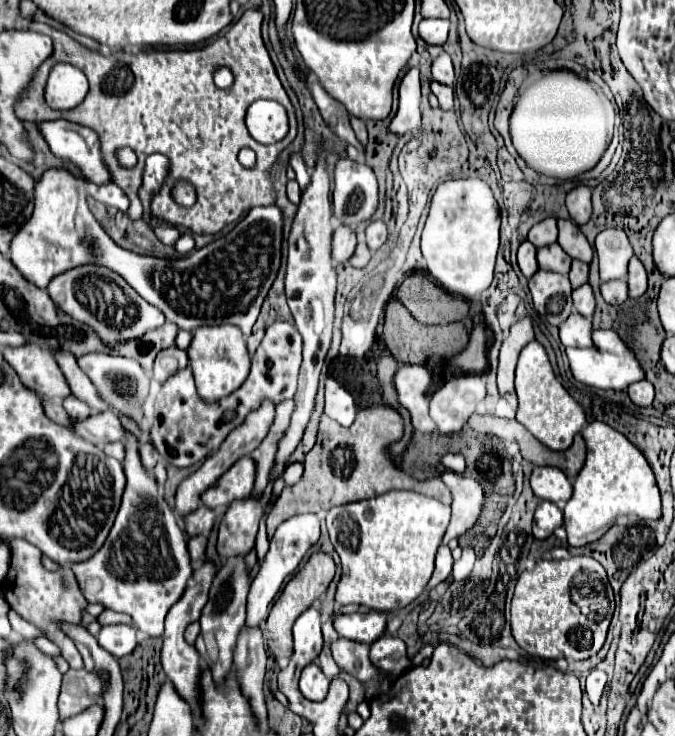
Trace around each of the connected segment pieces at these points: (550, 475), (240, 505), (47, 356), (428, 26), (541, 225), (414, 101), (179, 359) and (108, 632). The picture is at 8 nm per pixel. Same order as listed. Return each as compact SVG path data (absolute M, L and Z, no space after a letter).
M536 466L530 476L534 494L548 502L566 502L572 496L572 484L566 474L552 466Z
M252 498L236 500L228 506L224 520L218 530L218 556L224 562L234 556L248 556L254 548L258 522L260 522L260 502Z
M24 344L18 348L6 346L2 354L6 362L16 370L24 386L36 394L44 398L66 398L70 394L64 374L48 348L34 344Z
M422 20L418 26L420 38L430 46L444 46L448 40L448 20Z
M546 218L542 222L538 222L536 226L530 228L528 232L528 240L536 246L536 248L544 248L556 242L558 230L556 230L556 218Z
M410 68L400 82L398 114L390 124L390 132L414 132L420 126L420 76L418 68Z
M176 346L164 348L164 350L160 350L160 354L156 356L156 362L154 362L154 380L162 384L186 366L188 366L188 356L184 350L180 350Z
M112 624L100 630L100 646L112 656L128 656L138 646L138 630L130 624Z

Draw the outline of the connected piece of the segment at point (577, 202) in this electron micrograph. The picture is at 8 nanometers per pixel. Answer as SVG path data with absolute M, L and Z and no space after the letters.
M576 186L574 190L568 192L566 196L566 208L570 212L570 218L580 226L590 220L592 214L592 204L590 204L590 188L586 186Z

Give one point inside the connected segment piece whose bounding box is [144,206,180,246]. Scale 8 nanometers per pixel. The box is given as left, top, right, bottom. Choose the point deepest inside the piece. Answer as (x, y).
(168, 234)

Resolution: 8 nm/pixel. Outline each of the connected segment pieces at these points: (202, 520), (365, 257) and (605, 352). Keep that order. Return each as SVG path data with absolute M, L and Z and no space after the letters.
M200 506L194 514L186 516L182 520L182 528L186 532L186 536L196 536L196 534L204 534L204 532L210 532L212 526L216 522L216 514L214 510L210 510L208 506Z
M358 242L358 246L356 246L356 252L354 252L354 256L350 258L350 264L352 266L356 266L356 268L364 268L368 262L370 262L370 250L368 250L368 246L364 244L364 242Z
M594 330L592 348L566 348L566 354L572 376L586 386L604 390L626 390L632 382L644 378L644 372L636 362L634 354L628 350L628 346L620 340L620 336L614 330Z

